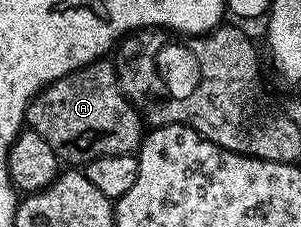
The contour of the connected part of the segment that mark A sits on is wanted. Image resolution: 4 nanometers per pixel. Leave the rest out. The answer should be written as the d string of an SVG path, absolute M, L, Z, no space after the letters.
M108 60L92 62L45 86L28 105L26 122L46 140L46 144L50 144L50 148L54 148L57 158L68 164L83 164L98 156L139 151L146 137L142 115L128 101L117 78L116 67Z

